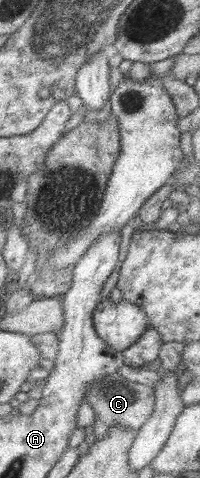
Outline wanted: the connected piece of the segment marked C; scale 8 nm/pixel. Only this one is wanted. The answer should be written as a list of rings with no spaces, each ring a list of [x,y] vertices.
[[[118,372],[88,383],[85,401],[94,406],[97,416],[106,425],[124,426],[124,428],[139,432],[155,413],[157,396],[152,386],[131,381]]]

